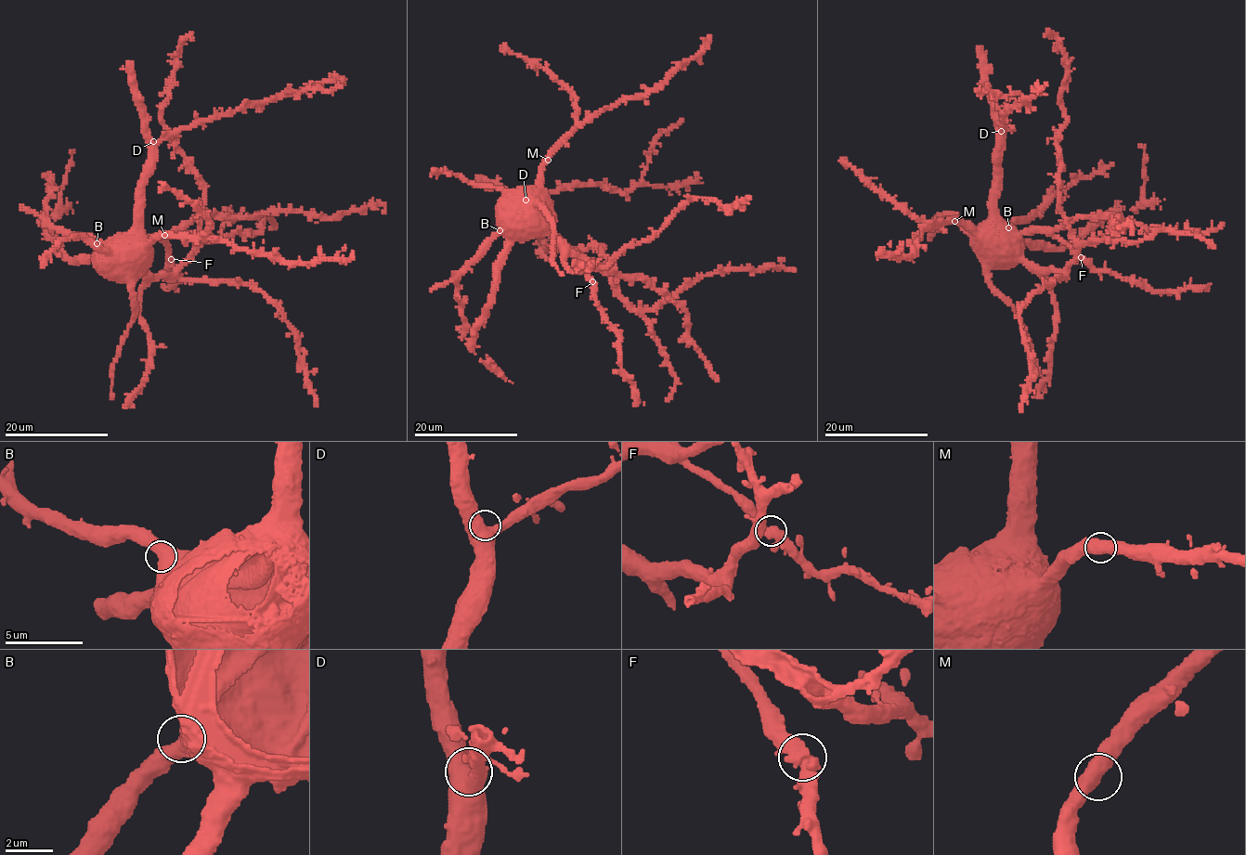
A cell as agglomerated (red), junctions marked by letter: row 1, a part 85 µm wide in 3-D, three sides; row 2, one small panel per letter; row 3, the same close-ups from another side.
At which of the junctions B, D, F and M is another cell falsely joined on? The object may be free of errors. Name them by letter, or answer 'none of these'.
none of these

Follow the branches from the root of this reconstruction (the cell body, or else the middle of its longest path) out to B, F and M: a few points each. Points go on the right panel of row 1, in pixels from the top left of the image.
B: (1020, 249), (1018, 234), (1008, 227)
F: (1020, 249), (1018, 237), (1022, 234), (1050, 232), (1081, 257)
M: (1020, 249), (992, 248), (954, 221)

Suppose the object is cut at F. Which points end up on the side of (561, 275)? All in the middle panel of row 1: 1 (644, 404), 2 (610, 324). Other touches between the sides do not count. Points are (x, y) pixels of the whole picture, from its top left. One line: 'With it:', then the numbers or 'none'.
With it: none

